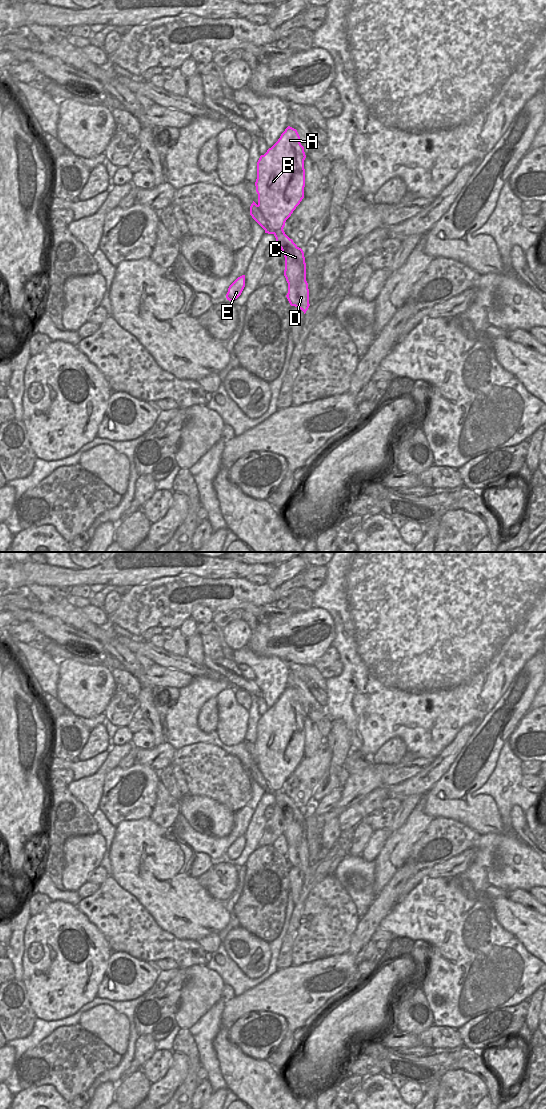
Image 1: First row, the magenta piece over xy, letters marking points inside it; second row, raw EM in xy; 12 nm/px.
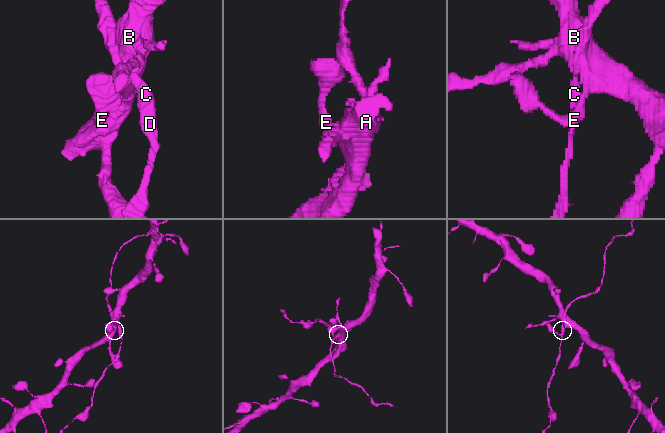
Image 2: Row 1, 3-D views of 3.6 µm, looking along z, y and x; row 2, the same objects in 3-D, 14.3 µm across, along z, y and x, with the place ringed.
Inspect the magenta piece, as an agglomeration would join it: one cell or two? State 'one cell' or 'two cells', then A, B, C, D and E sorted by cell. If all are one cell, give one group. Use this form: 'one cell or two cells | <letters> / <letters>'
two cells | A B E / C D

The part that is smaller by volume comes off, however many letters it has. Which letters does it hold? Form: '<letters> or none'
C, D

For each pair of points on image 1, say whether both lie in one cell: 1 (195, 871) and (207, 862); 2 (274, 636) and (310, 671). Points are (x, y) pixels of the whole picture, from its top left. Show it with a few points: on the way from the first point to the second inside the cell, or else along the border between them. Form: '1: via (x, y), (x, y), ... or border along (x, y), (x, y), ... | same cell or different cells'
1: via (198, 868), (204, 862) | same cell
2: border along (312, 664), (304, 666) | different cells

